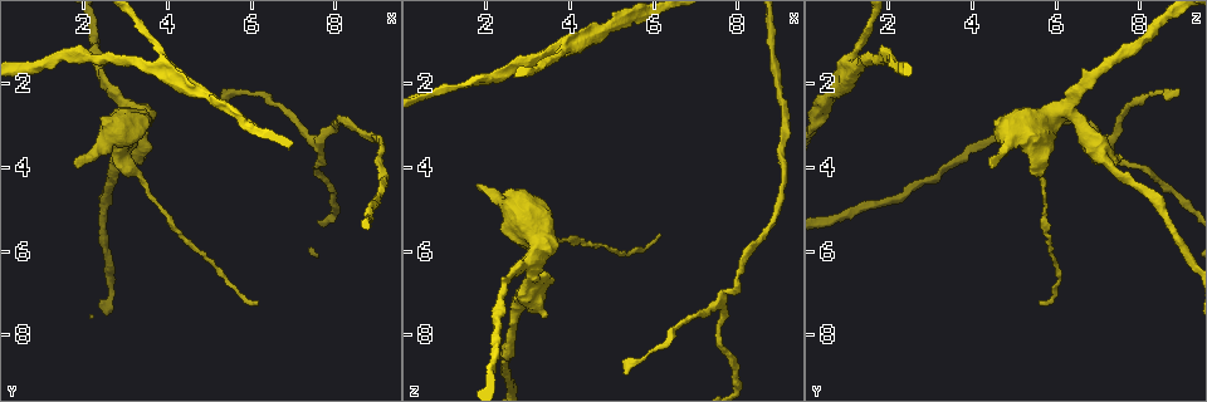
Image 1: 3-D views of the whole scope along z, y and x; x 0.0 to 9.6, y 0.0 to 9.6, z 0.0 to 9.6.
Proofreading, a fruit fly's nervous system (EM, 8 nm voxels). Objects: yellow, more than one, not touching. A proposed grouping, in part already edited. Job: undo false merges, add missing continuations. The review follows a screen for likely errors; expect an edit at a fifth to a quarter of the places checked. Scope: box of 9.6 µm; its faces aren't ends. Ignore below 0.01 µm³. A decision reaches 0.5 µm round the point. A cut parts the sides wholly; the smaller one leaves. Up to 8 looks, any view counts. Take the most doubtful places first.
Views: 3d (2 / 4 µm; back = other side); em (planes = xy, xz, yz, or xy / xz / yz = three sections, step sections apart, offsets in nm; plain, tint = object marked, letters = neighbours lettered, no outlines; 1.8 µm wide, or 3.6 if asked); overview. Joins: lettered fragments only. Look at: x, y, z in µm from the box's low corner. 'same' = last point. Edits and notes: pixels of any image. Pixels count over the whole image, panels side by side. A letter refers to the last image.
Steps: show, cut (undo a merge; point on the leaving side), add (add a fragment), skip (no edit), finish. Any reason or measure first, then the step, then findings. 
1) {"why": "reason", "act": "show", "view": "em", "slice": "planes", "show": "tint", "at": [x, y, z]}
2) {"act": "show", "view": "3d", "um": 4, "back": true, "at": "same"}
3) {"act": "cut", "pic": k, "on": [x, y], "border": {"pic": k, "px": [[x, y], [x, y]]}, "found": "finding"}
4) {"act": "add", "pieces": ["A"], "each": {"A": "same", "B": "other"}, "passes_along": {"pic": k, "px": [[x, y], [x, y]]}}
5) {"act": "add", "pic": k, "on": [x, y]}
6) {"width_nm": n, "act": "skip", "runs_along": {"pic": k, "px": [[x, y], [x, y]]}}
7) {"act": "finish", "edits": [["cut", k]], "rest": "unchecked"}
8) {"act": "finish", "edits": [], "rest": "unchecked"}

{"why": "two arms in line, one across", "act": "show", "view": "3d", "um": 2, "at": [4.00, 1.65, 1.10]}

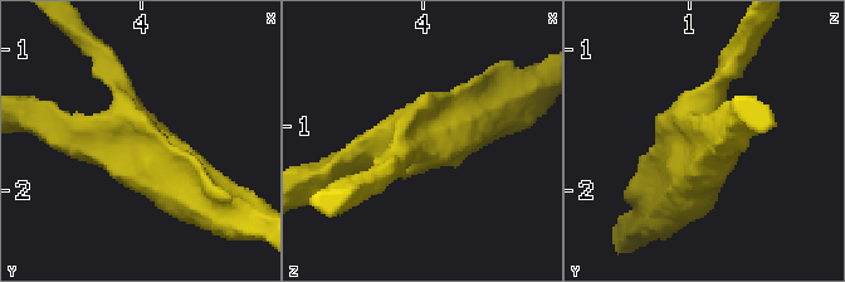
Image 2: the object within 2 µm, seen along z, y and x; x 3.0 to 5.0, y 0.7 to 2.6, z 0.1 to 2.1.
{"arms": 3, "arm_widths_nm": [170, 220, 360], "why": "now the EM", "act": "show", "view": "em", "slice": "planes", "show": "tint", "at": [3.96, 1.70, 1.14]}

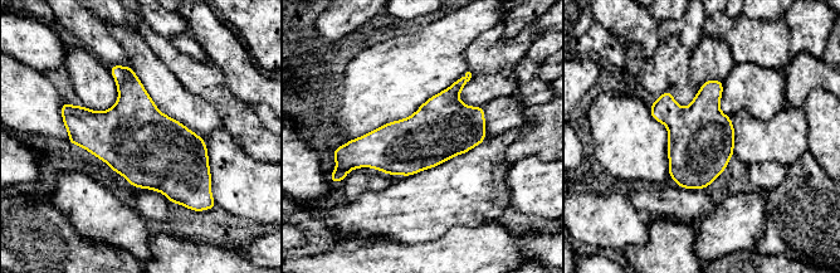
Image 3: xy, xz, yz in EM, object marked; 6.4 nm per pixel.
{"why": "see the neighbours", "act": "show", "view": "em", "slice": "planes", "show": "letters", "at": "same"}

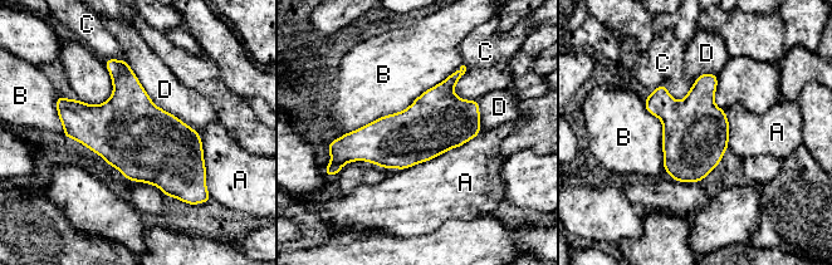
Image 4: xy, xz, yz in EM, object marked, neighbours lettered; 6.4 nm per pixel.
{"act": "skip", "each": {"A": "other", "B": "other", "C": "other", "D": "other"}, "border": {"pic": 4, "px": [[461, 64], [404, 109], [343, 135]]}, "found": "continuous, no second neuron"}

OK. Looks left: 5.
{"why": "free end", "act": "show", "view": "3d", "um": 2, "at": [1.75, 3.95, 4.40]}

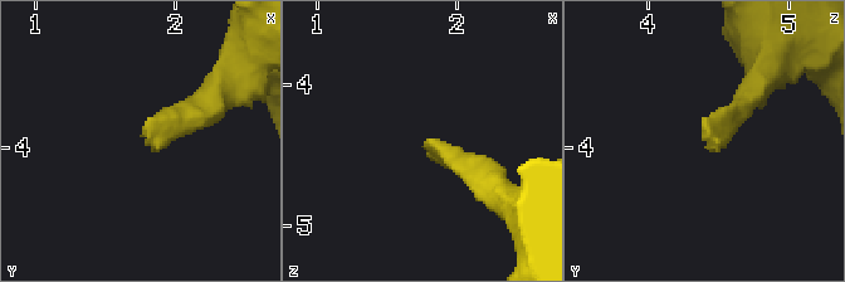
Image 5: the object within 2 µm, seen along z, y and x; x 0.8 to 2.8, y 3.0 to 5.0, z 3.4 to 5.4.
{"why": "now the EM", "act": "show", "view": "em", "slice": "yz", "step": 4, "show": "letters", "at": [1.82, 3.98, 4.40]}

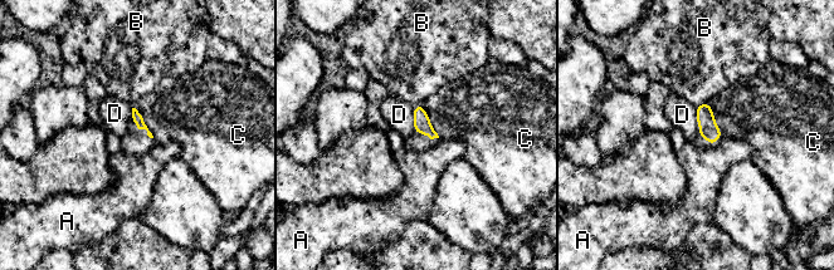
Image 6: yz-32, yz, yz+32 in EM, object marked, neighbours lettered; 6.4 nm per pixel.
{"act": "skip", "each": {"A": "other", "B": "other", "C": "other", "D": "other"}, "border": {"pic": 6, "px": [[413, 107], [414, 131]]}, "found": "none of them fits"}

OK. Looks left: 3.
{"why": "tapers out", "act": "show", "view": "em", "slice": "planes", "show": "plain", "at": [6.05, 7.25, 5.55]}

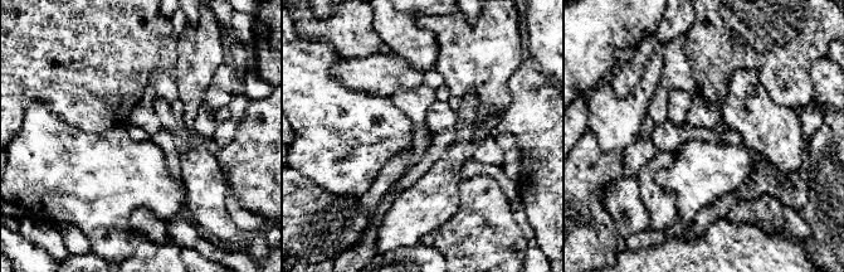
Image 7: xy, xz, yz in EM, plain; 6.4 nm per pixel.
{"why": "with the object marked", "act": "show", "view": "em", "slice": "planes", "show": "tint", "at": "same"}

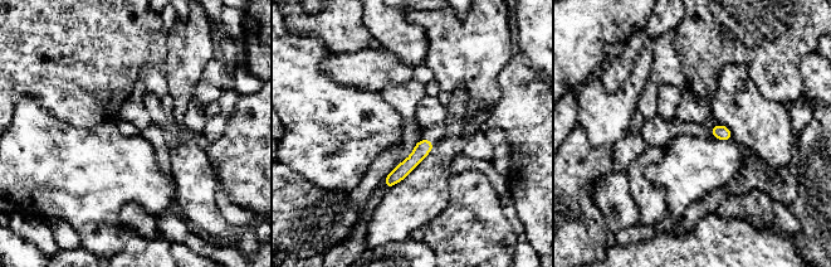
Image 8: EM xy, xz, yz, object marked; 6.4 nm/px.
{"act": "show", "view": "em", "slice": "planes", "show": "letters", "at": "same"}

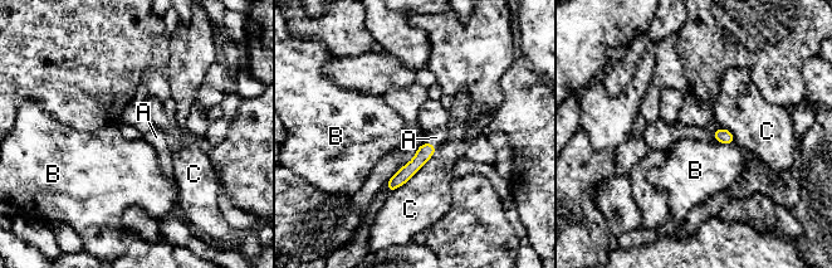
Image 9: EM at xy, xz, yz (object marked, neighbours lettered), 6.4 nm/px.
{"act": "add", "pieces": ["A"], "each": {"A": "same", "B": "other", "C": "other"}, "passes_along": {"pic": 9, "px": [[425, 151], [430, 144], [436, 137]]}, "found": "it goes on there"}

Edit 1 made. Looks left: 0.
{"act": "finish", "edits": [["add", 9]], "rest": "unchecked"}

